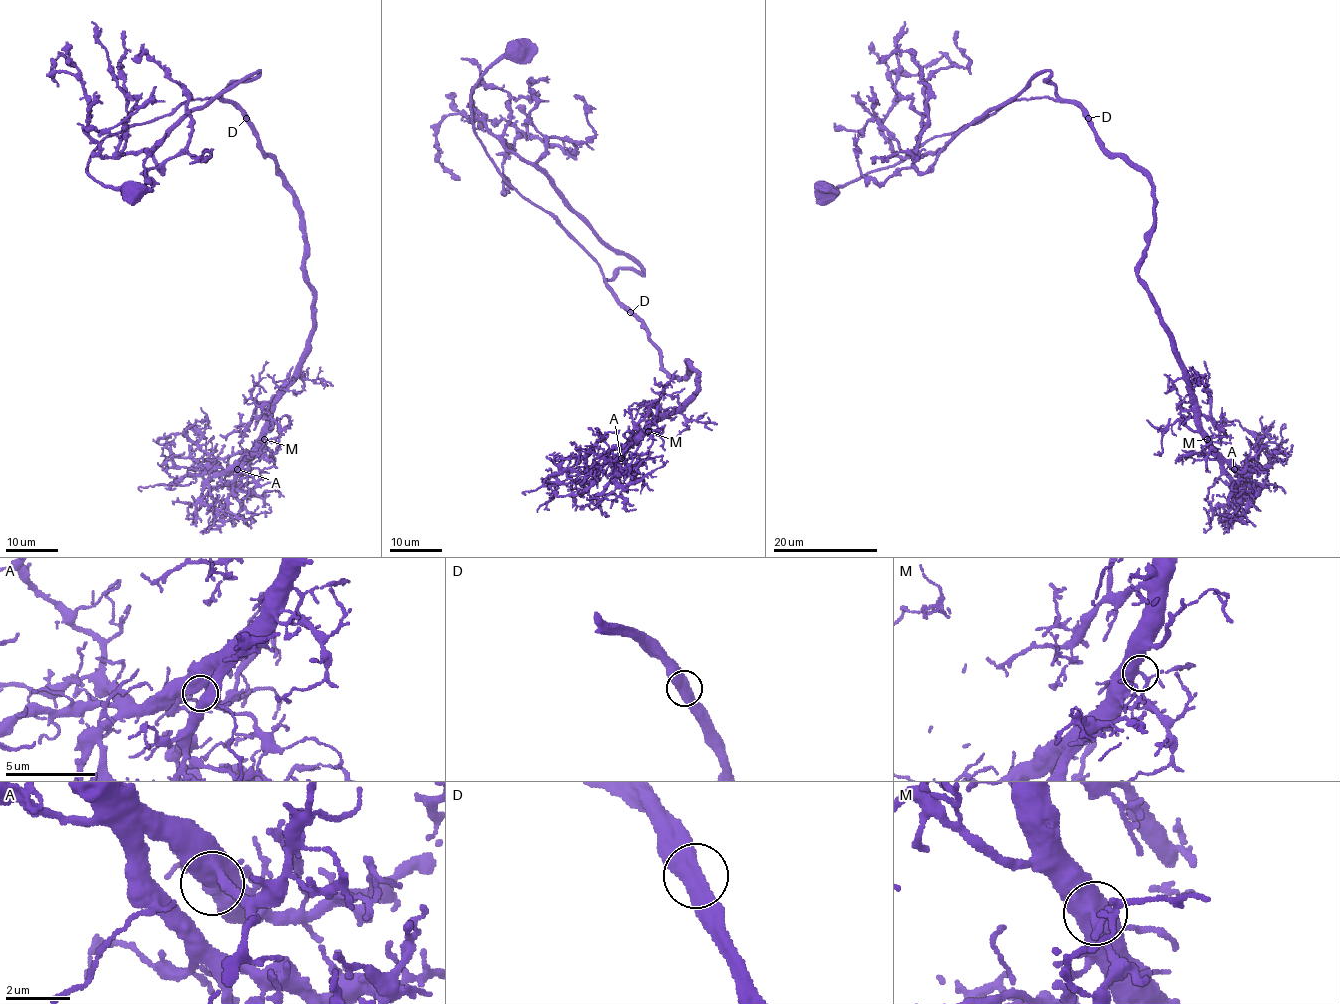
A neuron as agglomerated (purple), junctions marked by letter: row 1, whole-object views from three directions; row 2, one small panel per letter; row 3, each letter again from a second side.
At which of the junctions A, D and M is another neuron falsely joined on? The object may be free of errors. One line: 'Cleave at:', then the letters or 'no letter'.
Cleave at: no letter

